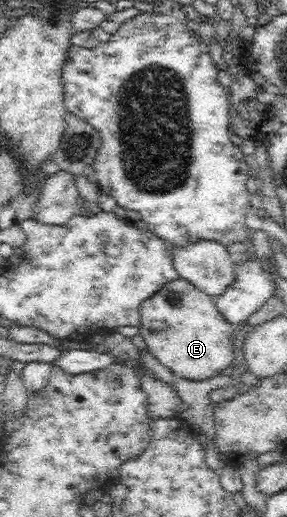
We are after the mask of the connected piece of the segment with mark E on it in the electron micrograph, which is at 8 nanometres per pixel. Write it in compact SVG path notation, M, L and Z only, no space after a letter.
M180 278L172 280L158 290L152 298L144 300L139 310L142 316L136 331L142 336L147 349L175 376L194 381L206 380L235 362L234 352L237 342L233 336L237 331L237 325L230 323L226 317L222 316L213 297L194 287L188 280Z

